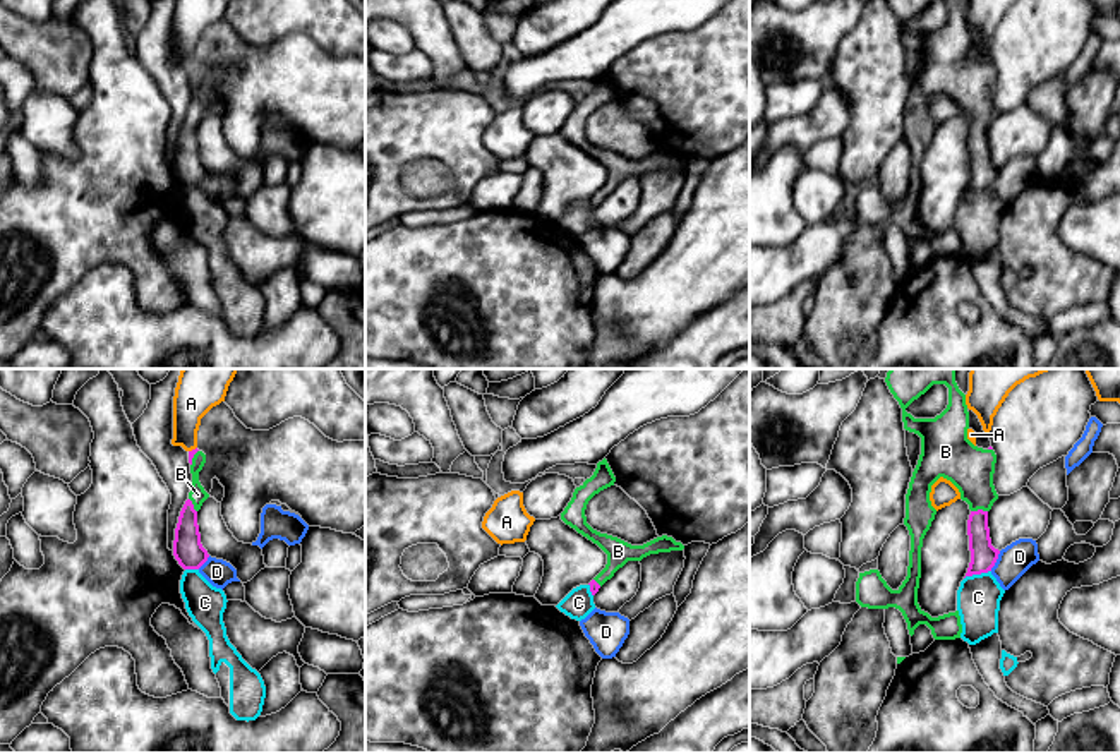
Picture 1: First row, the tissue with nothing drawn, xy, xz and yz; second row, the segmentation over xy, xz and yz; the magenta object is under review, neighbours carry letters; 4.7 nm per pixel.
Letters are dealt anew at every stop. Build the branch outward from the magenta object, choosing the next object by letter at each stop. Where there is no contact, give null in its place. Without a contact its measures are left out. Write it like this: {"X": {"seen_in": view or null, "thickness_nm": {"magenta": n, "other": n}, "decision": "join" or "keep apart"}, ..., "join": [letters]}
{"A": {"seen_in": "xy", "thickness_nm": {"magenta": 30, "other": 190}, "decision": "keep apart"}, "B": {"seen_in": "yz", "thickness_nm": {"magenta": 130, "other": 220}, "decision": "join"}, "C": {"seen_in": "yz", "thickness_nm": {"magenta": 130, "other": 200}, "decision": "keep apart"}, "D": {"seen_in": "yz", "thickness_nm": {"magenta": 130, "other": 150}, "decision": "keep apart"}, "join": ["B"]}

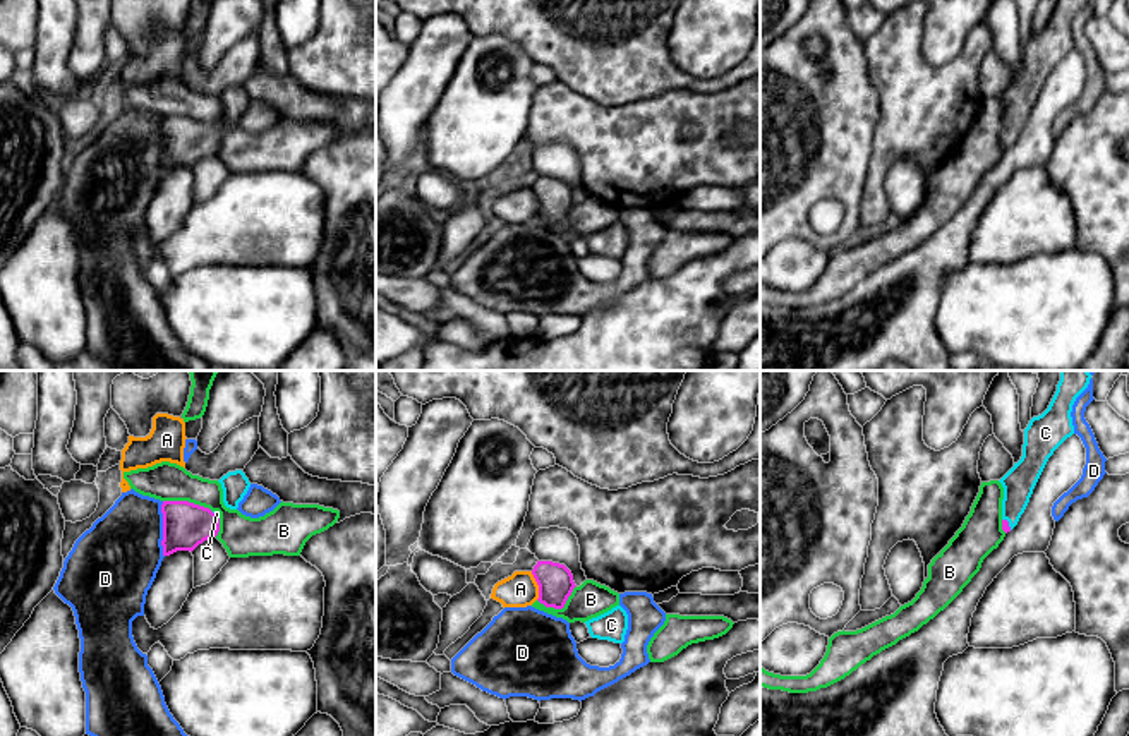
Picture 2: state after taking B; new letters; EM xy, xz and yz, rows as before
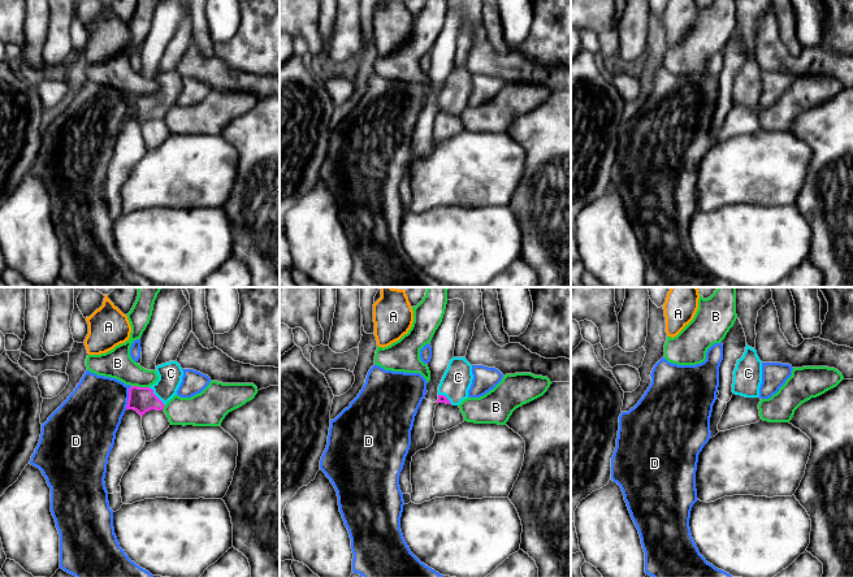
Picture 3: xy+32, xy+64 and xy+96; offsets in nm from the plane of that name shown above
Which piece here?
{"A": {"seen_in": "xz", "thickness_nm": {"magenta": 170, "other": 160}, "decision": "keep apart"}, "B": {"seen_in": "xy", "thickness_nm": {"magenta": 220, "other": 180}, "decision": "keep apart"}, "C": {"seen_in": "yz", "thickness_nm": {"magenta": 40, "other": 150}, "decision": "join"}, "D": {"seen_in": "xy", "thickness_nm": {"magenta": 220, "other": 380}, "decision": "keep apart"}, "join": ["C"]}

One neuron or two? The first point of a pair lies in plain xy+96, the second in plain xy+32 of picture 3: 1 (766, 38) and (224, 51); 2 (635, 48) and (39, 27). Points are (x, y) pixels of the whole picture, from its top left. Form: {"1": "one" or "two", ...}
{"1": "two", "2": "two"}

